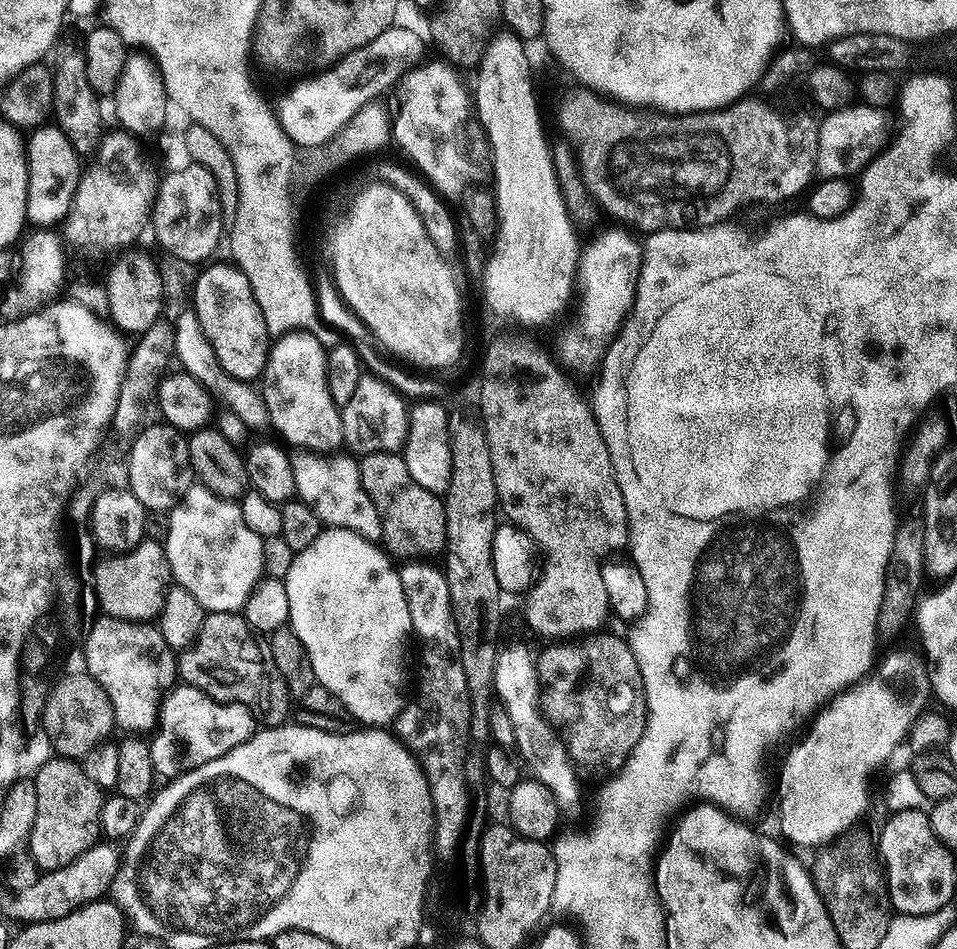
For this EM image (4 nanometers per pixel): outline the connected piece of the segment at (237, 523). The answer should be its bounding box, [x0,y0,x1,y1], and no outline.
[162,486,264,613]

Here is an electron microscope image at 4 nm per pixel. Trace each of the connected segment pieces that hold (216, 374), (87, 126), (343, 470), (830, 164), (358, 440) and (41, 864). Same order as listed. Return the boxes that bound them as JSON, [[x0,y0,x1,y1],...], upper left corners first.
[[174,311,270,429],[50,39,102,158],[291,450,382,541],[816,102,887,179],[340,374,408,456],[27,755,106,873]]

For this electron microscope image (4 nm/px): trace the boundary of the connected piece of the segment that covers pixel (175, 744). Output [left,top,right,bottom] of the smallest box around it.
[150,683,258,778]

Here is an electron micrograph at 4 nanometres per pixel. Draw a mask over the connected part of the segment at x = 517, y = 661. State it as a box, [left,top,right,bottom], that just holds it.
[493,644,580,810]

